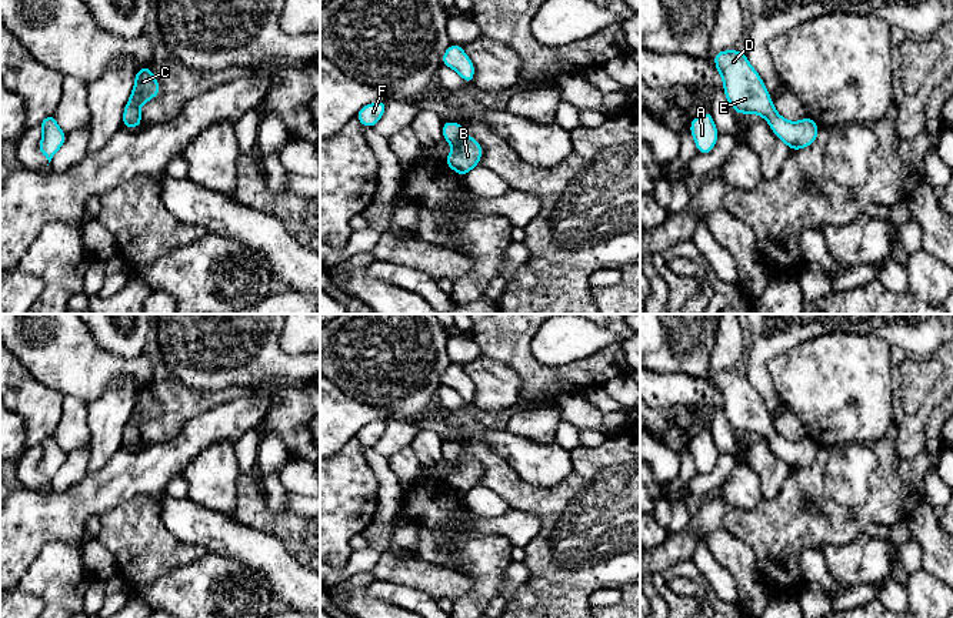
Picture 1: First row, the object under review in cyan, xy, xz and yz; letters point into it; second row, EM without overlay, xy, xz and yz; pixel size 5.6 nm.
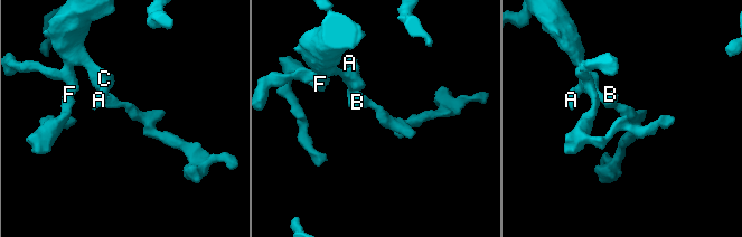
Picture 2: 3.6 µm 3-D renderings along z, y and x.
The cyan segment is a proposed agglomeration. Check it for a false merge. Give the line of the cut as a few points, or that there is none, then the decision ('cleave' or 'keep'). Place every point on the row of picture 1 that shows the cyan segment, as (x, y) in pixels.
no cut; keep

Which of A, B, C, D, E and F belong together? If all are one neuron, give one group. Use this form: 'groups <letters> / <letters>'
groups A B C D E F

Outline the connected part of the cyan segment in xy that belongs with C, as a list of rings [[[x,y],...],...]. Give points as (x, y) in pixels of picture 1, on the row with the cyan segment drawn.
[[[143,67],[136,71],[134,87],[130,98],[123,110],[123,127],[137,128],[141,121],[140,106],[154,98],[161,91],[161,86],[150,67]]]

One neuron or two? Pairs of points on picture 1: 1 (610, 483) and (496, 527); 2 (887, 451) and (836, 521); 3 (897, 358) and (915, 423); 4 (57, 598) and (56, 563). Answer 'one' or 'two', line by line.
1: two
2: one
3: one
4: one

